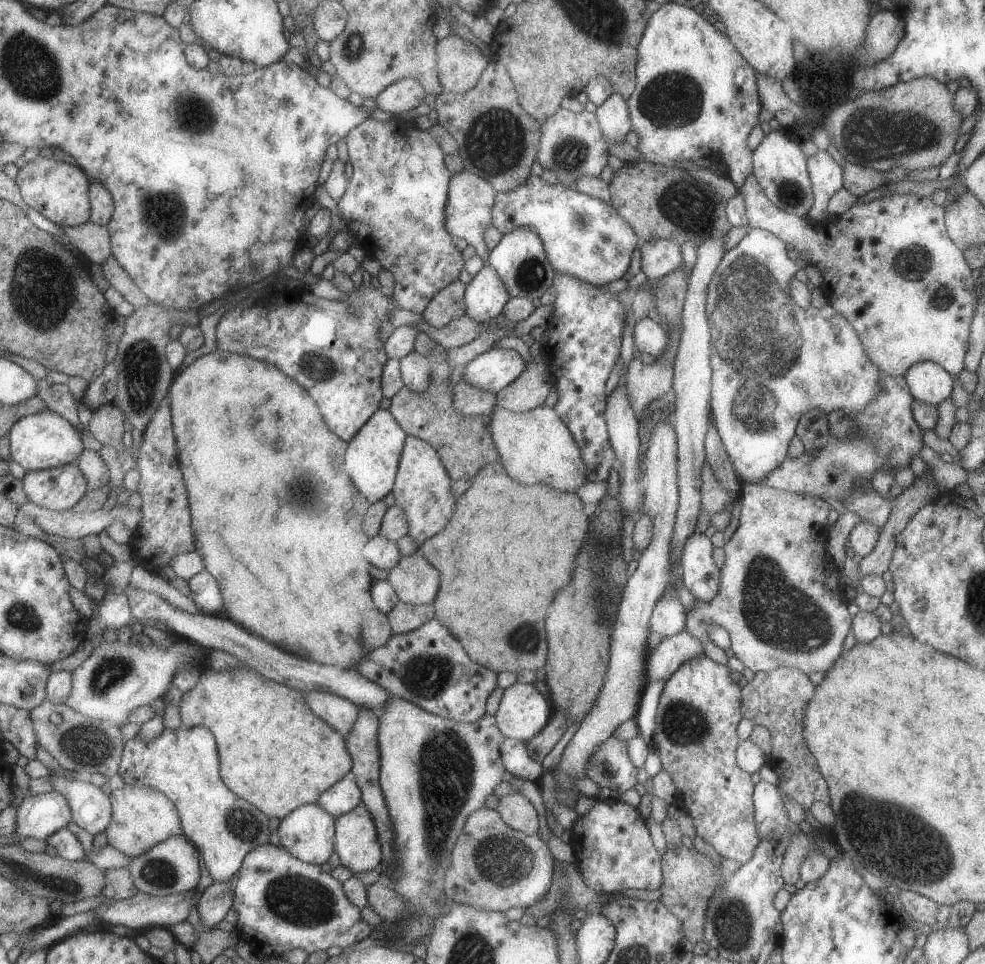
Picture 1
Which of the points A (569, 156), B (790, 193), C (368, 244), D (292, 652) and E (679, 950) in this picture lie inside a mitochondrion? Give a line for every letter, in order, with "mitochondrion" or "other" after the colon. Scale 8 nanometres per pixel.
A: mitochondrion
B: mitochondrion
C: other
D: other
E: other

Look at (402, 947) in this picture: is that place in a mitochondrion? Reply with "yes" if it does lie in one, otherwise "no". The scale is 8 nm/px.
no

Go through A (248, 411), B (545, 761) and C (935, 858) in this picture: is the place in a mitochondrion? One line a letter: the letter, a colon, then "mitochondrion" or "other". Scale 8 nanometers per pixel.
A: mitochondrion
B: other
C: mitochondrion

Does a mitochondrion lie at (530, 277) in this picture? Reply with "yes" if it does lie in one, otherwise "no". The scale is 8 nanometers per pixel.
yes

